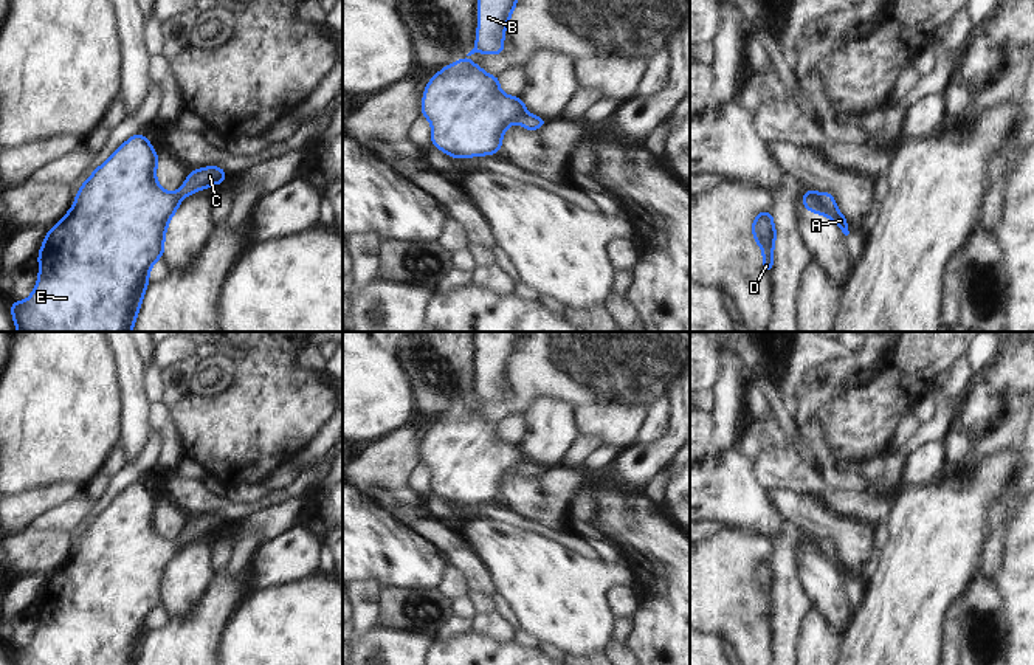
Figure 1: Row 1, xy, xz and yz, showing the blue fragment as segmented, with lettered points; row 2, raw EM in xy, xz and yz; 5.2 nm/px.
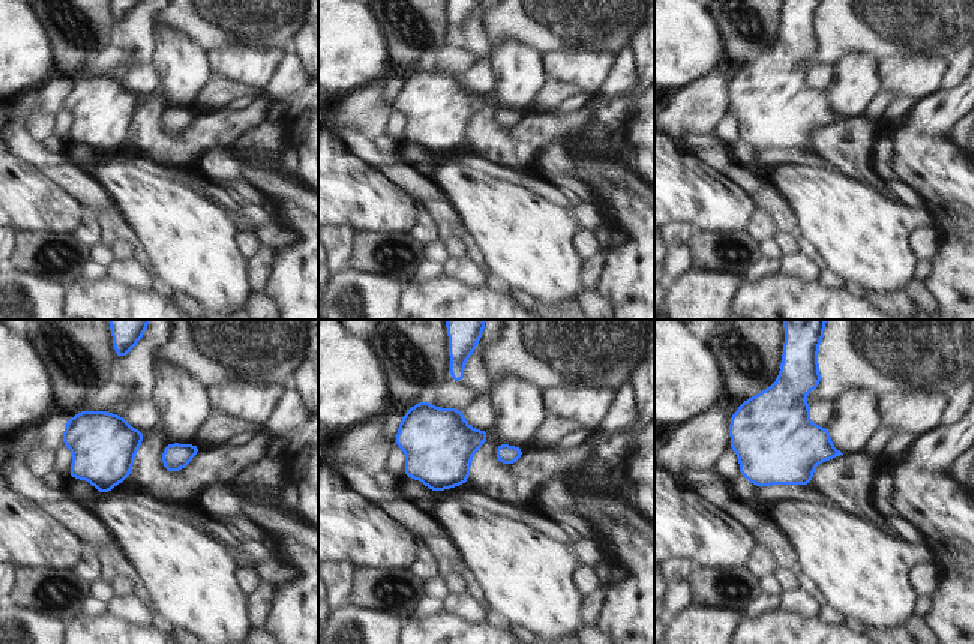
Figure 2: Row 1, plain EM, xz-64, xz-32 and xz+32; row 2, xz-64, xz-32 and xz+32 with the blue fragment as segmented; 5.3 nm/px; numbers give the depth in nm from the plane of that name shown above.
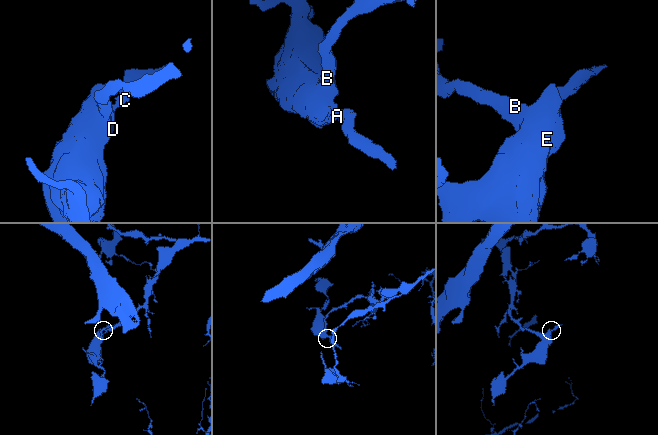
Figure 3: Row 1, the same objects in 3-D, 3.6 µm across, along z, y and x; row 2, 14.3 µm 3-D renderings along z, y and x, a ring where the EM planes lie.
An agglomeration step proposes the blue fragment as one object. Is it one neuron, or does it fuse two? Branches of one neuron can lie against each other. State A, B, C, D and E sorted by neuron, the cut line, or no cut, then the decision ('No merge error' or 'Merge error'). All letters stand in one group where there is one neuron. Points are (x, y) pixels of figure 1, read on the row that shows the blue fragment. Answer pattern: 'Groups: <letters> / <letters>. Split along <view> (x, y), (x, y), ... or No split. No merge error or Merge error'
Groups: A B C D E. No split. No merge error

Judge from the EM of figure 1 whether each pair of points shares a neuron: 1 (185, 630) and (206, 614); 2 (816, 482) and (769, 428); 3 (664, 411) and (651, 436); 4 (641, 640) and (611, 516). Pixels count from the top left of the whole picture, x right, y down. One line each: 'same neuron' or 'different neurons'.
1: same neuron
2: same neuron
3: same neuron
4: same neuron

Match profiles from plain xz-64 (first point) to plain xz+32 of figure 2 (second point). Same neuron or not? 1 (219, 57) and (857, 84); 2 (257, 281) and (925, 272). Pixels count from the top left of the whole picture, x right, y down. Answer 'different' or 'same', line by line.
1: different
2: same

